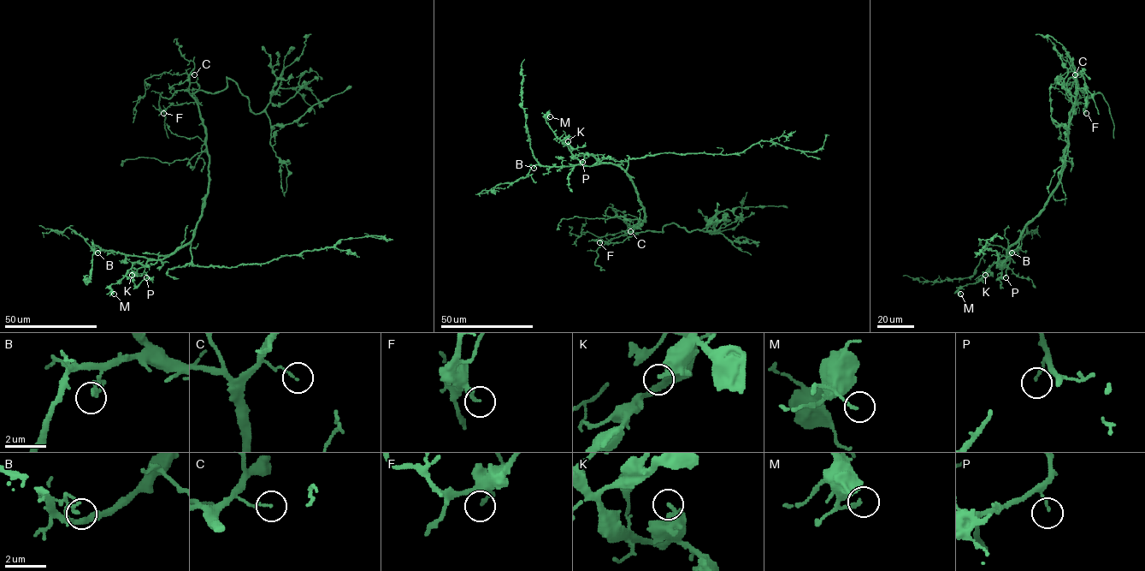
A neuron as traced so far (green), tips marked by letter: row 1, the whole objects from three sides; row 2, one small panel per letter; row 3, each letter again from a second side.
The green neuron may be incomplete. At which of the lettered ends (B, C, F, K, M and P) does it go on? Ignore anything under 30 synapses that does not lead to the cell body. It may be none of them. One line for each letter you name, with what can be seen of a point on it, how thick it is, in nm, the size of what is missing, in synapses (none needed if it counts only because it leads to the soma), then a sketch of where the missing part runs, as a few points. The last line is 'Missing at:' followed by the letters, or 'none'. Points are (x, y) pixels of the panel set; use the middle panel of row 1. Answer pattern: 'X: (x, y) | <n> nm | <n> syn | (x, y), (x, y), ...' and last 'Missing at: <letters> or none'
M: (550, 116) | 140 nm | 40 syn | (550, 116), (557, 117), (556, 124), (552, 118), (552, 107), (559, 110), (564, 118)
Missing at: M

